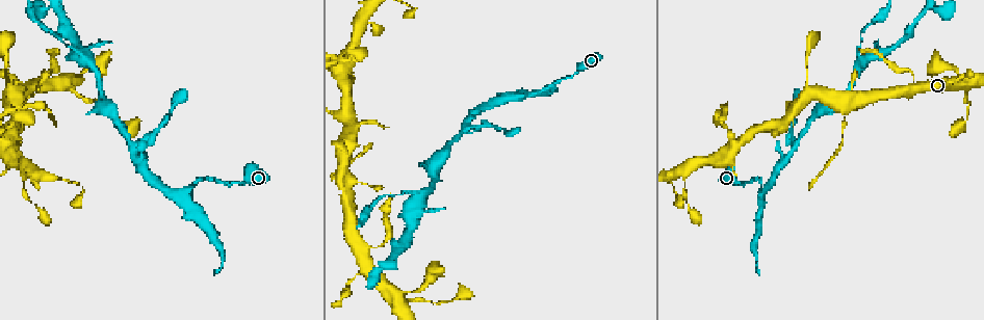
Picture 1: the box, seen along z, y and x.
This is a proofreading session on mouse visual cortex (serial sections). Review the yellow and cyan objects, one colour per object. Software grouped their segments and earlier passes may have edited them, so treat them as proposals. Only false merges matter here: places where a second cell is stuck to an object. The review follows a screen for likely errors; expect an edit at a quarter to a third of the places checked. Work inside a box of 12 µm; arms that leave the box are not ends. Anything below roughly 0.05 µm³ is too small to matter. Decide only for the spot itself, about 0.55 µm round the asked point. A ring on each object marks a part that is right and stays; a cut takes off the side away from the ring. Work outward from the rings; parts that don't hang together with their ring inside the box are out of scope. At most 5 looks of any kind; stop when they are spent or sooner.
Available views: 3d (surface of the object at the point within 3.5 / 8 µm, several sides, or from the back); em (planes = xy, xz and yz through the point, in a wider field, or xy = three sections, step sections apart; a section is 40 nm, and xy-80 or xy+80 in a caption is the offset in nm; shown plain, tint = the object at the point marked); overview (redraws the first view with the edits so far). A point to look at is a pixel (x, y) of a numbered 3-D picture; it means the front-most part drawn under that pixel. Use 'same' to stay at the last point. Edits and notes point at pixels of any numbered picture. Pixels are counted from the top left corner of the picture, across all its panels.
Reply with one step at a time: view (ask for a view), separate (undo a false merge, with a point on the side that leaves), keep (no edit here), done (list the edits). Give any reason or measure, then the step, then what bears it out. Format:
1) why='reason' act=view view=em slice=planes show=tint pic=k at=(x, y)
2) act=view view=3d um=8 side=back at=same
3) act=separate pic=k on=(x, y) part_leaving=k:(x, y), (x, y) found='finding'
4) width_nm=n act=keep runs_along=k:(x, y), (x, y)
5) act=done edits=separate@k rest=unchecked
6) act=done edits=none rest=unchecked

why='a narrow waist' act=view view=3d um=3.5 pic=1 at=(518, 98)

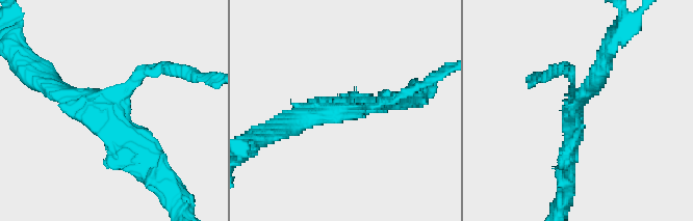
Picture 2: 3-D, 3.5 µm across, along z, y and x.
act=view view=em slice=xy step=3 show=tint pic=2 at=(347, 111)

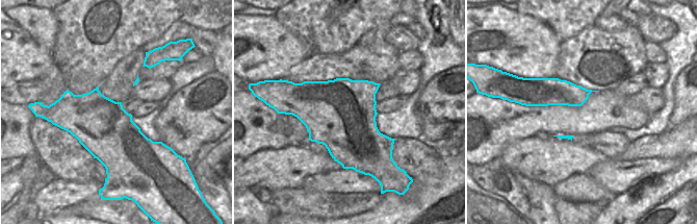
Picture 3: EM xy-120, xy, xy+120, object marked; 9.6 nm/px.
arms=3 arm_widths_nm=100,250,250 act=keep runs_along=2:(399, 98), (284, 125) found='all the same cell'

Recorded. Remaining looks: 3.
why='branch point' act=view view=3d um=3.5 pic=1 at=(464, 128)

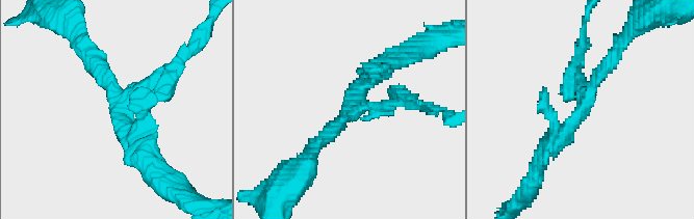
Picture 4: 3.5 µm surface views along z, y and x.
arms=3 arm_widths_nm=200,200,250 why='need the tissue' act=view view=em slice=xy step=1 show=tint pic=4 at=(122, 104)

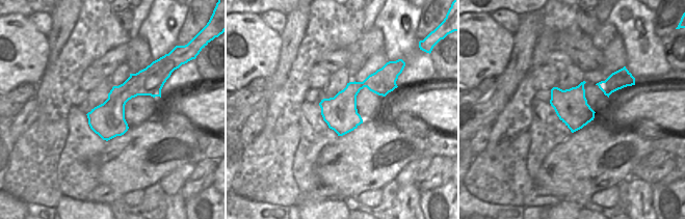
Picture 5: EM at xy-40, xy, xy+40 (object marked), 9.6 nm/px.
width_nm=320 act=keep runs_along=4:(543, 153), (567, 131), (615, 54) found='one cell here'

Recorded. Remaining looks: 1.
act=done edits=none rest=unchecked

